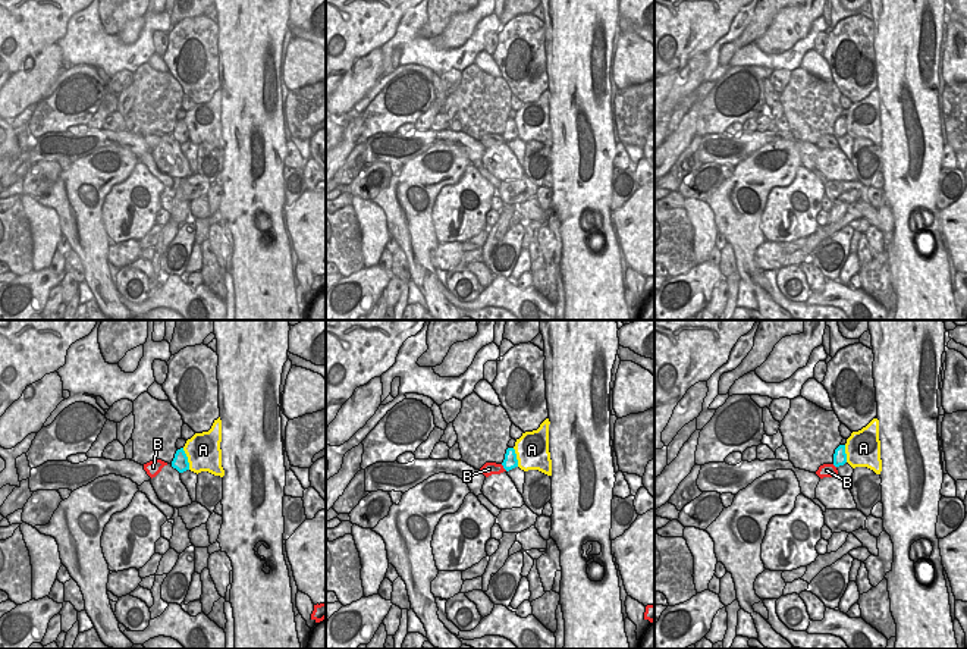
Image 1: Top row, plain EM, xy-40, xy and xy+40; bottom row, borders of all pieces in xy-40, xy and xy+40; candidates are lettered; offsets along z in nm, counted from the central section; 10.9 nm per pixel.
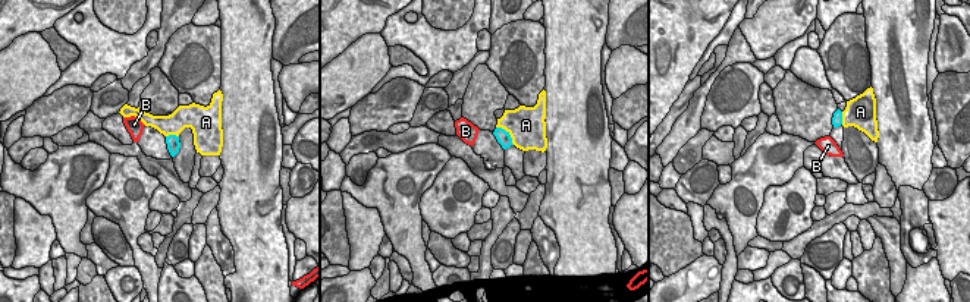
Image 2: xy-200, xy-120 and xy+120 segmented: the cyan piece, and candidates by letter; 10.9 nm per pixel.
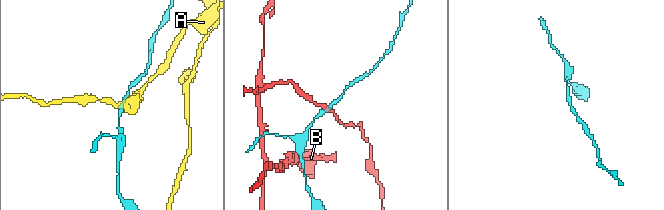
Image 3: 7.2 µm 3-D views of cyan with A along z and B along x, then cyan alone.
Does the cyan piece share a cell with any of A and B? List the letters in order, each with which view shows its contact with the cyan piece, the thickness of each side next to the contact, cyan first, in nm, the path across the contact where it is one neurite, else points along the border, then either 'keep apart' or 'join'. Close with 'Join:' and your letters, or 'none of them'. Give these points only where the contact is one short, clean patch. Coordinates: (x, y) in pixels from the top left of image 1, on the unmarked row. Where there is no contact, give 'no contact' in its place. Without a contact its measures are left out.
A: meets cyan in xy-40; 160 nm thick on the cyan side, 380 nm on the other; keep apart
B: meets cyan in xy; 140 nm thick on the cyan side, 140 nm on the other; border along xy (501, 135), (506, 141); keep apart
Join: none of them

